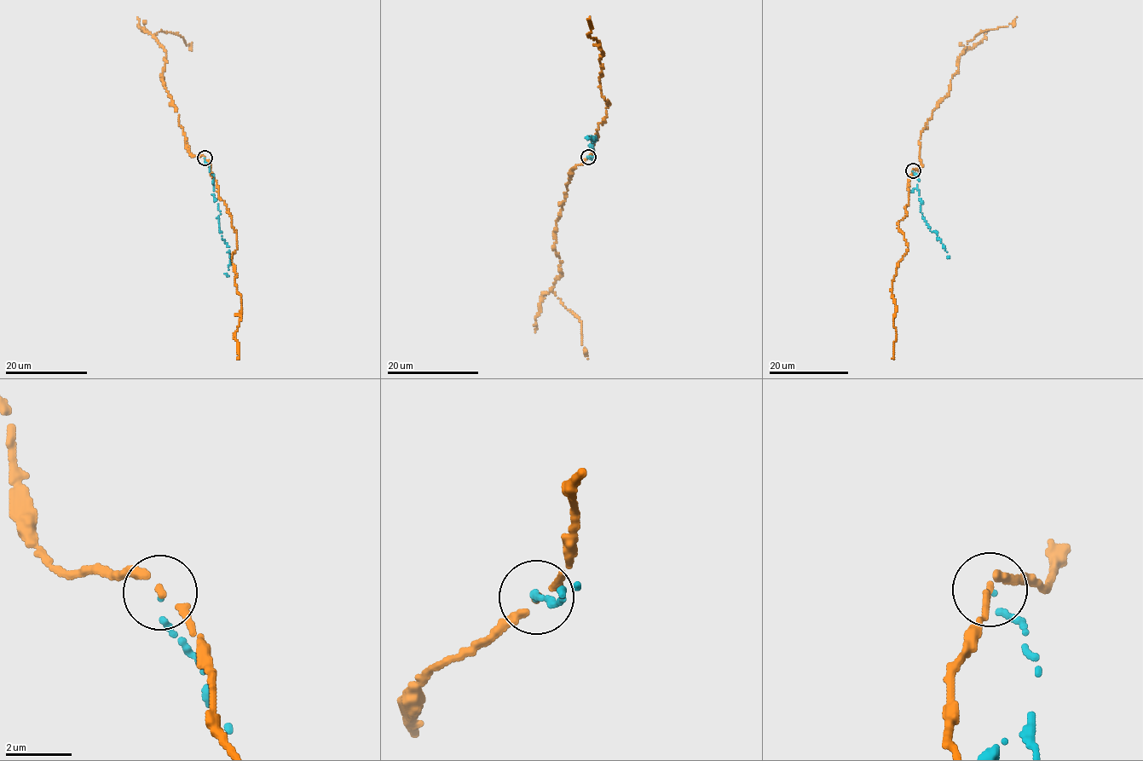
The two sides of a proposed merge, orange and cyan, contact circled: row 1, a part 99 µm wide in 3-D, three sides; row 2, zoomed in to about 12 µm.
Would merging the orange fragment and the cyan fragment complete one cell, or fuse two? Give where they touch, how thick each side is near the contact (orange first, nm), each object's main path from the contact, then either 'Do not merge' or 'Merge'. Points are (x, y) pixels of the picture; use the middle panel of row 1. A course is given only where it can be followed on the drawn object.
Place: (588, 157). Thickness 140 nm (orange) against 130 nm. Course of orange: (587, 158), (571, 170), (566, 184), (554, 231), (561, 276), (551, 291), (581, 323), (586, 359). Course of cyan: (587, 158), (594, 155), (593, 149), (589, 146), (594, 138), (589, 137), (594, 141), (597, 138), (589, 138). Do not merge

